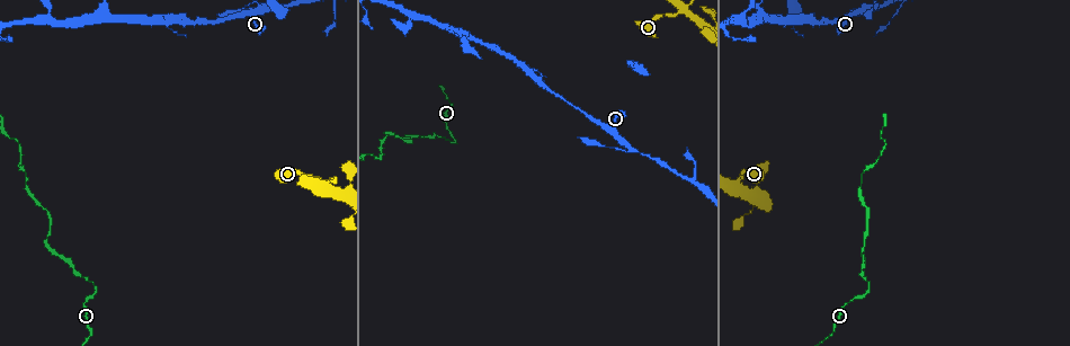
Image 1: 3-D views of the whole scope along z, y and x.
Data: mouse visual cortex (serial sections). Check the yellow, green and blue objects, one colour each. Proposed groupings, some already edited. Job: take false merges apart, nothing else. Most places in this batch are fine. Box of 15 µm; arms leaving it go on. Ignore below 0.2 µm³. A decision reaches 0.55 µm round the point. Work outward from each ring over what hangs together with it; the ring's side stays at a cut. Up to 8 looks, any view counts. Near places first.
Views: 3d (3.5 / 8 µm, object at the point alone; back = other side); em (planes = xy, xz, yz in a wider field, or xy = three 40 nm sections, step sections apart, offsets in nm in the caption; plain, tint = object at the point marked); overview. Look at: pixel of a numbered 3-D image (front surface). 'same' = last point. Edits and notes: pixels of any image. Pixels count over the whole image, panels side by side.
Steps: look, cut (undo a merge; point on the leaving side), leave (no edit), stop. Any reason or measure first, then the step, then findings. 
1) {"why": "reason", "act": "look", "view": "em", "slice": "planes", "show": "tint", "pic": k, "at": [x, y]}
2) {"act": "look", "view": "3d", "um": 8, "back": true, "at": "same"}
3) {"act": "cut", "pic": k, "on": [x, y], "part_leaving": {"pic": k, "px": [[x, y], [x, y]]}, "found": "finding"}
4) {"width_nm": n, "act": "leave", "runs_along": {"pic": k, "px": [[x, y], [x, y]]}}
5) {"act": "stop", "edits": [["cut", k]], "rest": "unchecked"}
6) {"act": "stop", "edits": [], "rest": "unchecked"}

{"why": "a fork", "act": "look", "view": "3d", "um": 8, "pic": 1, "at": [760, 16]}

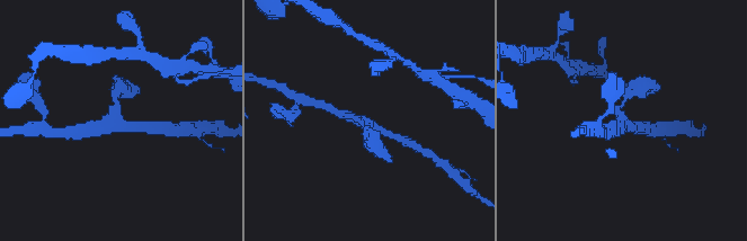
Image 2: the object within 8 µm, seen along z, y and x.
{"arms": 3, "arm_widths_nm": [150, 250, 300], "act": "look", "view": "em", "slice": "planes", "show": "tint", "pic": 2, "at": [622, 125]}

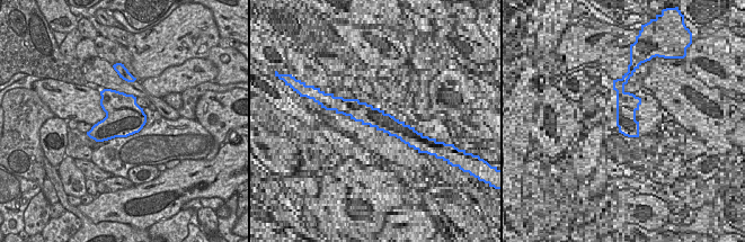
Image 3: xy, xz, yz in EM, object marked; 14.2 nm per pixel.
{"act": "leave", "runs_along": {"pic": 2, "px": [[403, 141], [374, 125], [346, 115]]}, "found": "all the same cell"}

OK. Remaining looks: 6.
{"why": "a narrow waist", "act": "look", "view": "3d", "um": 3.5, "pic": 1, "at": [49, 22]}

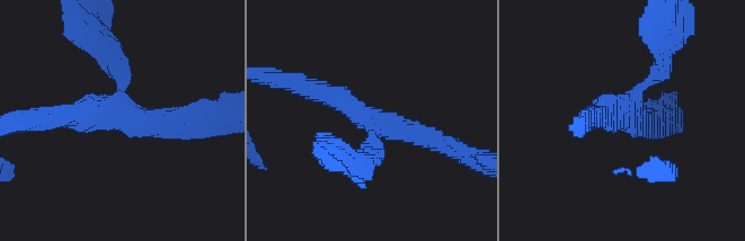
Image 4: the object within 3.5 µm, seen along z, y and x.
{"arms": 3, "arm_widths_nm": [200, 300, 300], "act": "look", "view": "em", "slice": "planes", "show": "tint", "pic": 4, "at": [367, 118]}

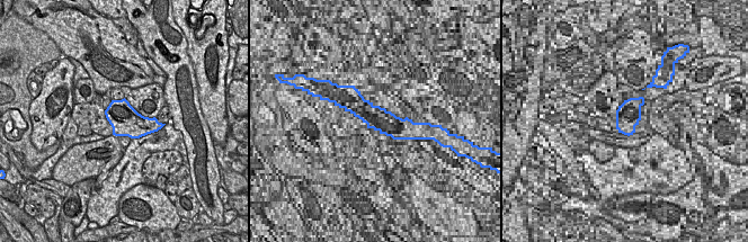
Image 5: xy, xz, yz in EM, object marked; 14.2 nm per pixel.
{"act": "leave", "runs_along": {"pic": 4, "px": [[437, 142], [302, 87]]}, "found": "continuous, no second cell"}

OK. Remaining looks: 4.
{"why": "abrupt turn", "act": "look", "view": "3d", "um": 3.5, "pic": 1, "at": [94, 288]}

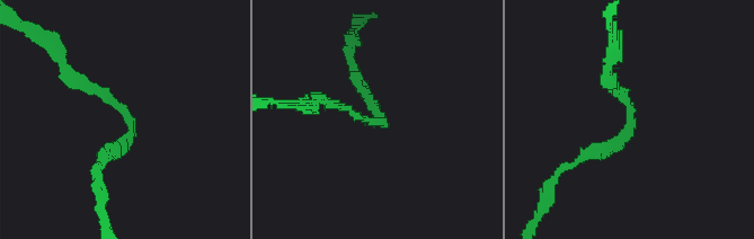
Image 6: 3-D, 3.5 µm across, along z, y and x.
{"act": "look", "view": "em", "slice": "xy", "step": 1, "show": "tint", "pic": 6, "at": [629, 124]}

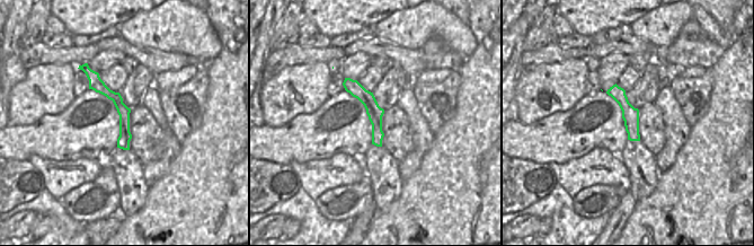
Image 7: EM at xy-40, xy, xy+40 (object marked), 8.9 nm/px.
{"why": "cut it another way", "act": "look", "view": "em", "slice": "xy", "step": 2, "show": "tint", "at": "same"}

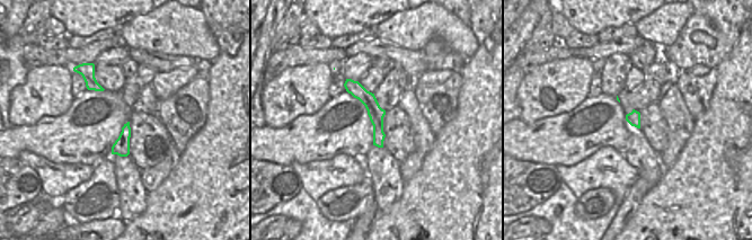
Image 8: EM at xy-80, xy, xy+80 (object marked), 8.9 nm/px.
{"act": "leave", "runs_along": {"pic": 6, "px": [[577, 160], [627, 135], [630, 105], [612, 80]]}, "found": "continuous, no second cell"}

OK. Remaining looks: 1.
{"act": "stop", "edits": [], "rest": "unchecked"}

